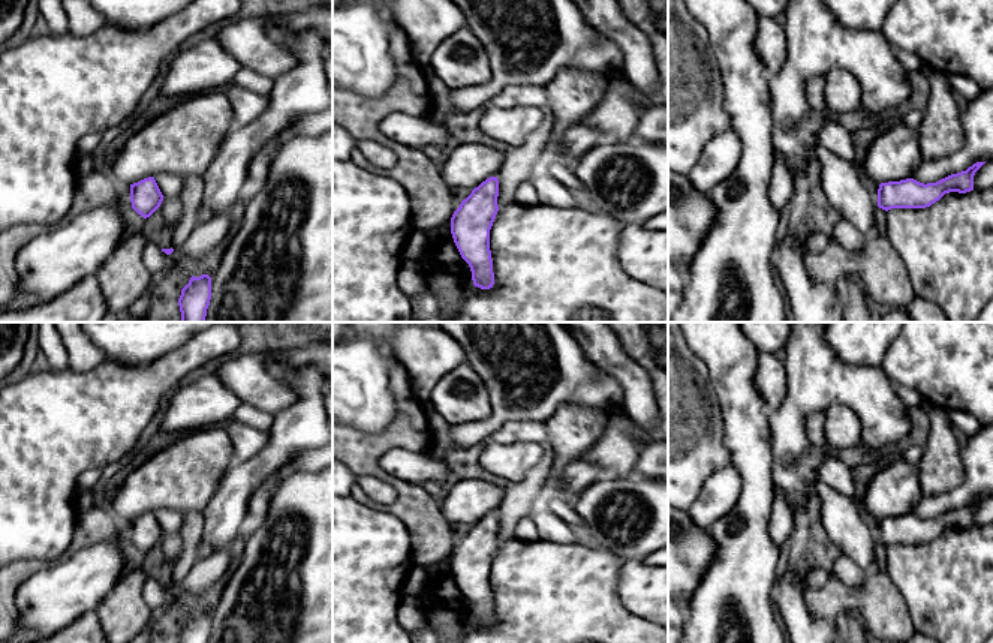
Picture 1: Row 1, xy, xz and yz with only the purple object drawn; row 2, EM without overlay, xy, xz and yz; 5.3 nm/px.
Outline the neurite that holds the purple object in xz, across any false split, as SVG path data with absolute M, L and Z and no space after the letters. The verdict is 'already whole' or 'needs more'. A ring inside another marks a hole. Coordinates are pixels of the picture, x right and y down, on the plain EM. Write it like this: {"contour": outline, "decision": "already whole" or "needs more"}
{"contour": "M490 513L461 537L451 553L451 570L461 594L469 600L473 621L494 621L490 565L499 547L499 516Z", "decision": "already whole"}

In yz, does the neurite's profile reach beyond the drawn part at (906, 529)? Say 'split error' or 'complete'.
complete

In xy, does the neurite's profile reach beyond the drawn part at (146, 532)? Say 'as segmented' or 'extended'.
as segmented

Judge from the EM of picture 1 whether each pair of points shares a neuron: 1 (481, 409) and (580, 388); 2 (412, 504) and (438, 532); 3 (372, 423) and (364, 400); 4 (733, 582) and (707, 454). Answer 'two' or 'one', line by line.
1: two
2: one
3: one
4: two

